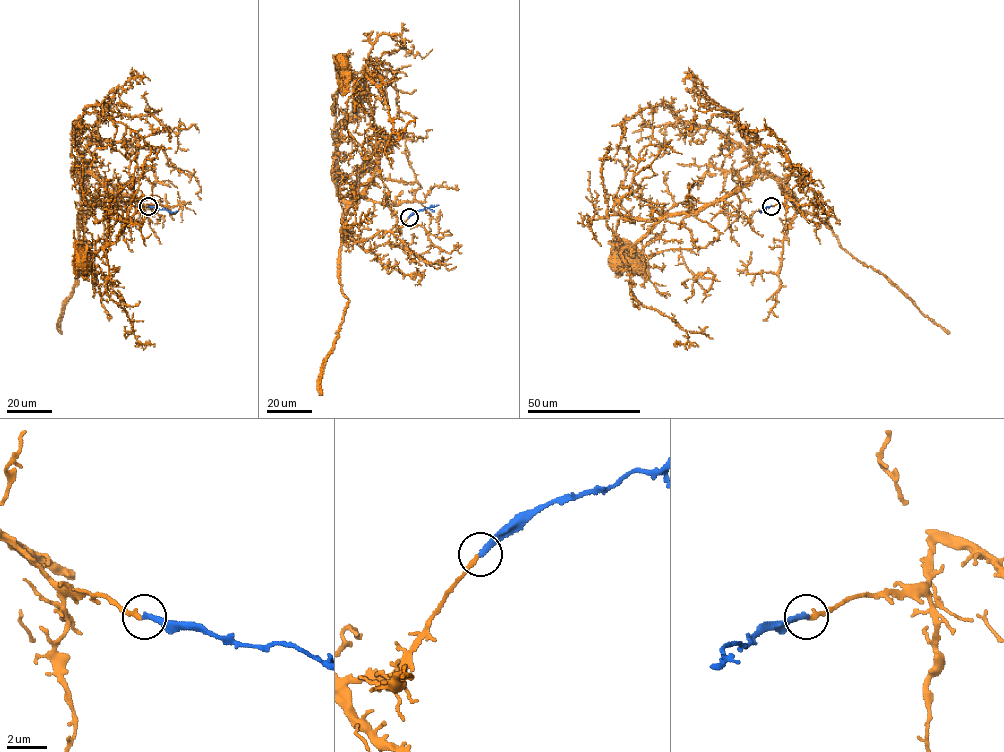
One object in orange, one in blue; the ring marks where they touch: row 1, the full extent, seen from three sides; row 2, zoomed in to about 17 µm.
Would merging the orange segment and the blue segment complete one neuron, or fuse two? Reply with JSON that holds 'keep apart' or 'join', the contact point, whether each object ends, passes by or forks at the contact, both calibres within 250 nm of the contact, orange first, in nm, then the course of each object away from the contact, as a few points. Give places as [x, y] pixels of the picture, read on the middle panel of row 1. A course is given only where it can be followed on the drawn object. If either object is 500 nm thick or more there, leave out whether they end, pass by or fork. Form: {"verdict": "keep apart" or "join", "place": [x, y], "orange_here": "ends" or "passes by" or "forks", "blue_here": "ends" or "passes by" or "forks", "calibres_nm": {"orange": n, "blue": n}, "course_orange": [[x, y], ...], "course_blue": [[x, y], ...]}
{"verdict": "join", "place": [409, 217], "orange_here": "ends", "blue_here": "ends", "calibres_nm": {"orange": 220, "blue": 320}, "course_orange": [[408, 217], [398, 231], [367, 239], [352, 239], [343, 225], [374, 170], [376, 142], [368, 86], [344, 67]], "course_blue": [[408, 217], [426, 207], [439, 205]]}

